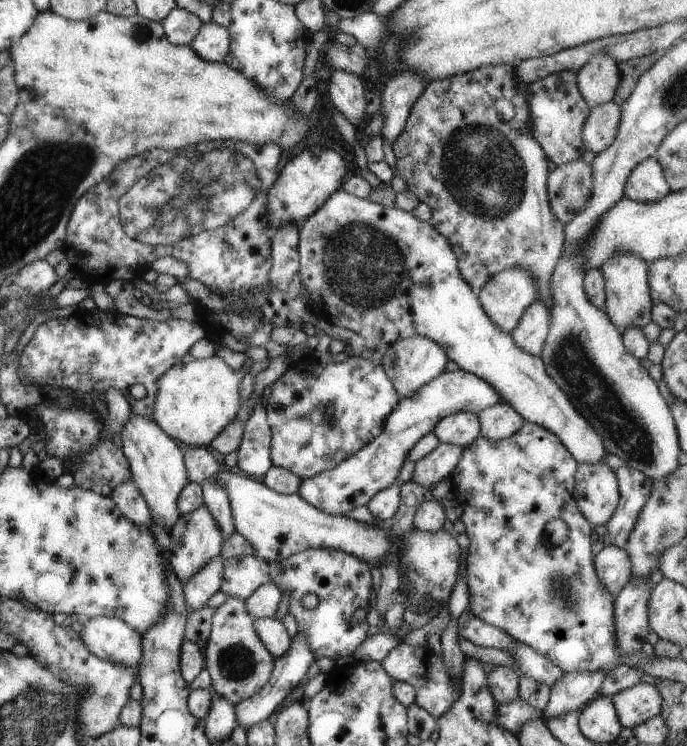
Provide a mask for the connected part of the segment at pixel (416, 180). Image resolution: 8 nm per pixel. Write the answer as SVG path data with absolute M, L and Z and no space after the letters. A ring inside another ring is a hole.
M498 64L491 66L479 66L477 70L465 72L465 74L457 74L457 76L449 76L449 78L441 78L441 80L433 80L425 85L425 88L420 92L417 100L413 103L409 116L405 121L403 130L397 136L395 144L392 146L392 152L395 157L395 168L393 172L403 180L406 184L406 189L417 198L419 202L427 204L431 212L431 217L428 223L435 229L451 246L455 258L457 258L457 268L461 278L474 290L478 291L484 284L495 274L499 274L505 268L513 268L513 266L521 266L525 270L531 272L531 276L535 278L535 286L537 286L537 296L535 300L541 300L549 310L551 310L551 292L549 291L549 278L555 263L559 260L561 254L561 246L563 246L563 231L564 225L561 224L553 216L551 212L547 191L546 191L546 178L547 178L547 164L548 158L541 150L541 147L531 134L531 118L529 118L529 108L527 108L527 86L523 84L515 72L513 72L513 64ZM498 98L508 100L515 110L515 115L507 122L499 120L493 103Z

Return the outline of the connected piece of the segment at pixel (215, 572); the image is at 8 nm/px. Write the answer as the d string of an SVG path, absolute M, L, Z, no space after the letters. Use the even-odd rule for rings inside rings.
M221 556L209 560L183 585L183 598L185 598L185 604L187 604L190 611L207 606L207 600L220 590L223 570L222 561Z

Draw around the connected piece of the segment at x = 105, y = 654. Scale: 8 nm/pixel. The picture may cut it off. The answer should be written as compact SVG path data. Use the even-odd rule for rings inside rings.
M93 617L82 623L79 633L85 648L103 660L139 668L141 636L119 618Z

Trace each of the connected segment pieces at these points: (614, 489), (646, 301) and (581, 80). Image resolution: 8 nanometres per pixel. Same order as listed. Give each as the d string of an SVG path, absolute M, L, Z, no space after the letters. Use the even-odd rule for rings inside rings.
M578 464L574 474L573 498L579 512L594 524L604 525L619 500L618 484L608 464Z
M615 252L599 268L604 280L605 306L603 312L607 314L607 318L619 334L623 334L625 328L629 326L641 328L650 321L652 300L646 280L646 270L646 262L631 252Z
M595 54L576 71L579 94L589 108L613 100L619 80L617 65L607 54Z

